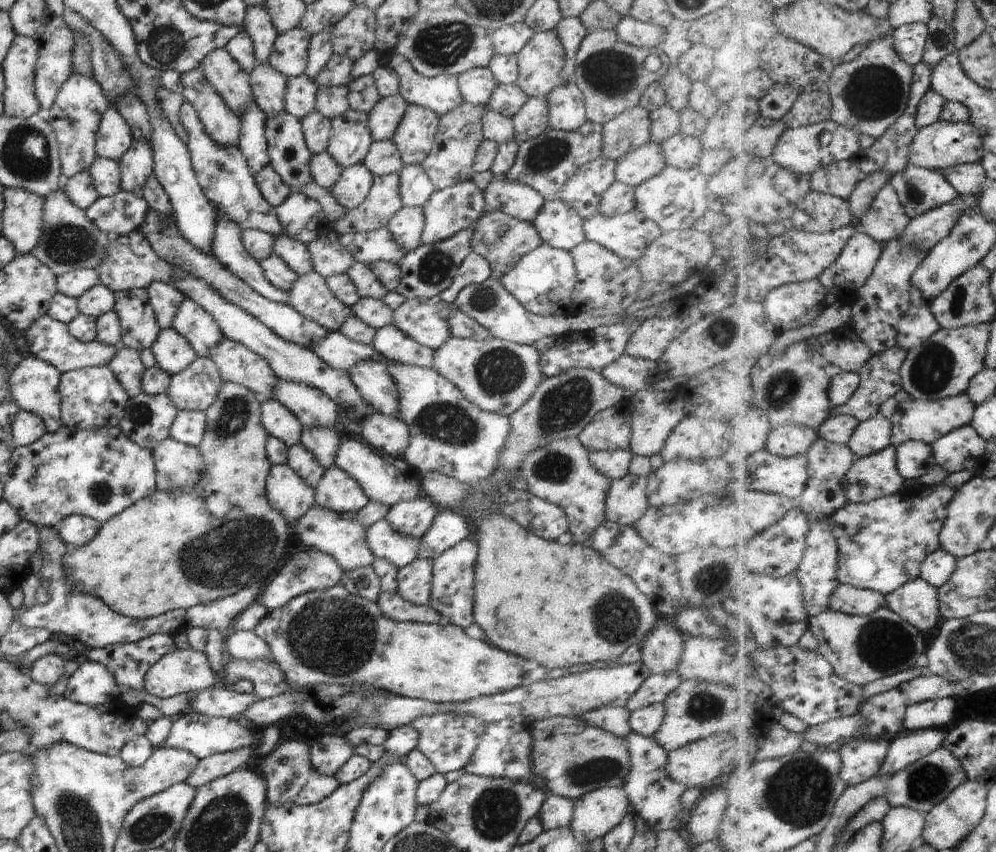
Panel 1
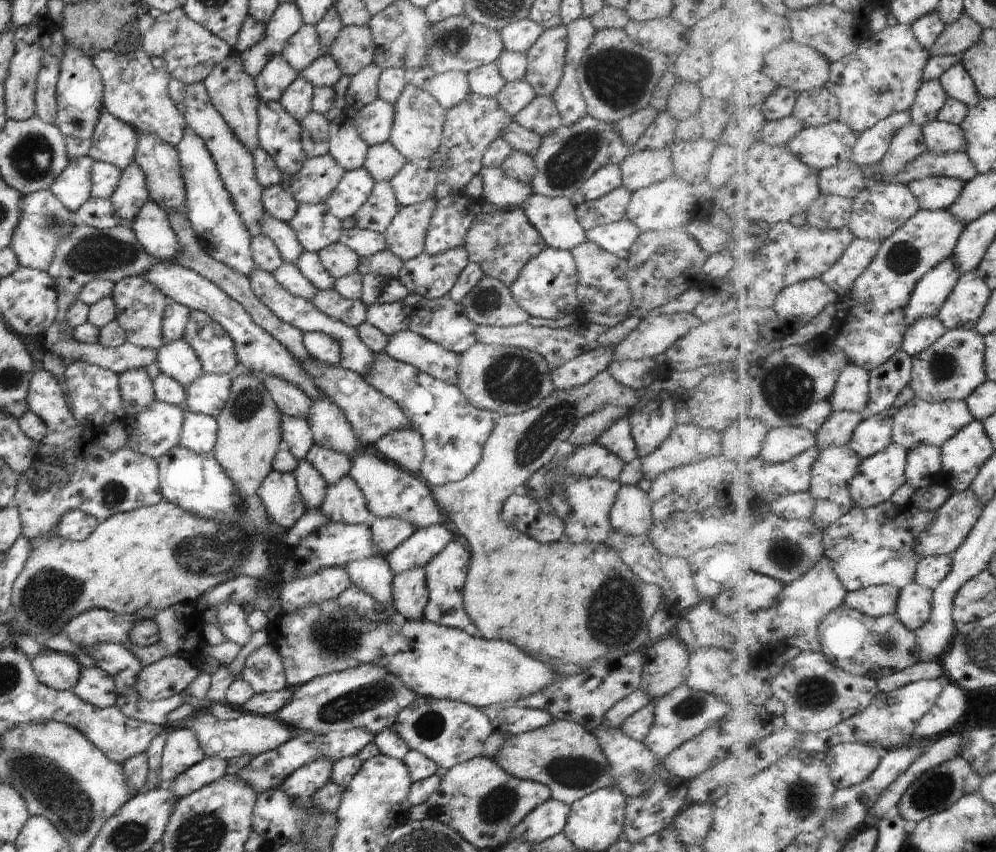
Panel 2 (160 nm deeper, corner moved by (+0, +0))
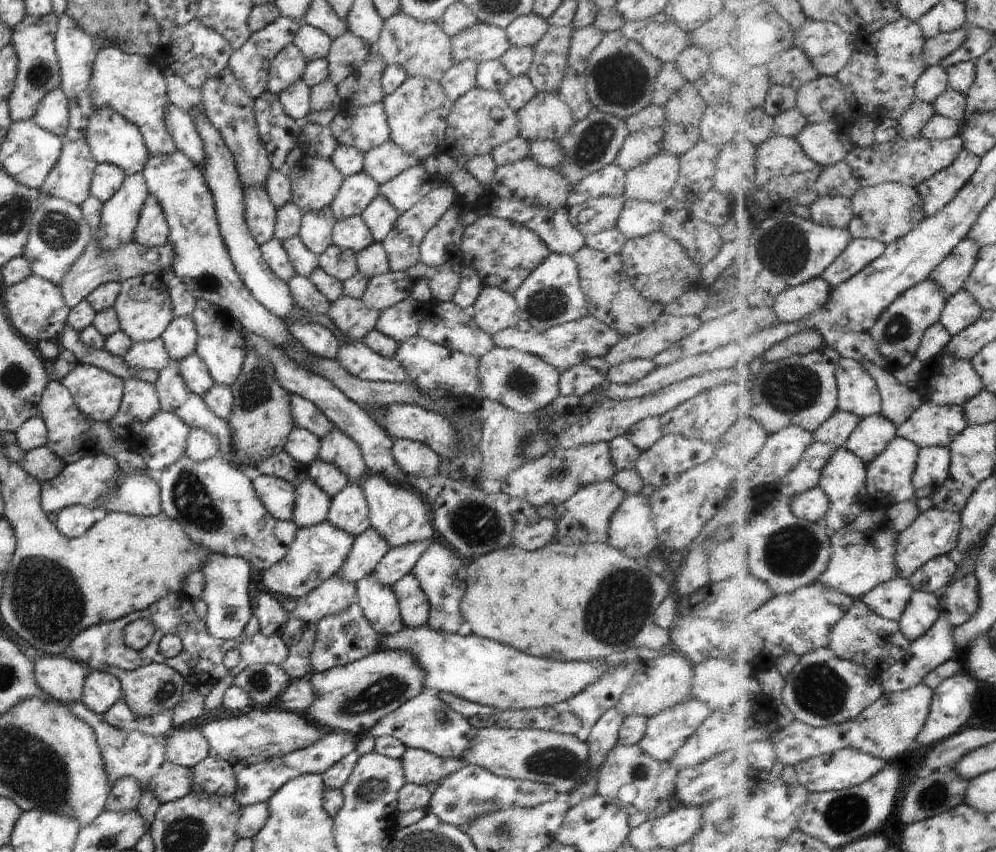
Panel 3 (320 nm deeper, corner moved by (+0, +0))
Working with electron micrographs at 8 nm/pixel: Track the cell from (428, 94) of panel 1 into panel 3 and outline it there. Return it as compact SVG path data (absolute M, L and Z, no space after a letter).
M470 60L456 62L446 70L439 84L451 103L477 87L476 72L477 64Z

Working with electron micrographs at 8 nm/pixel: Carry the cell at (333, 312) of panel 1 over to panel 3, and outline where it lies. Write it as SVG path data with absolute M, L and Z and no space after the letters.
M343 295L330 302L327 316L342 334L354 341L362 341L370 330L375 330L379 312L366 306L362 299Z

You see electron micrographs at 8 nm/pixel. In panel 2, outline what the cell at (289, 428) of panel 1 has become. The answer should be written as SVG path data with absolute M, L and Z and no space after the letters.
M282 415L280 426L283 447L287 448L298 460L305 459L314 444L310 424L304 419Z

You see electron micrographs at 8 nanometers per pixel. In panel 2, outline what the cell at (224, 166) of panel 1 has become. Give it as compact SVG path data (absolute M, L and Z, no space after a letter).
M267 212L261 221L261 232L274 242L286 263L296 264L299 256L305 251L292 227L284 221L271 217Z

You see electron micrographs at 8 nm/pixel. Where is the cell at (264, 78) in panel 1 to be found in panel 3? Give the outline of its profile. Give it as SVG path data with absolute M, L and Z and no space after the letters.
M293 43L284 48L270 62L267 91L278 95L294 85L294 82L301 81L306 64L302 52Z

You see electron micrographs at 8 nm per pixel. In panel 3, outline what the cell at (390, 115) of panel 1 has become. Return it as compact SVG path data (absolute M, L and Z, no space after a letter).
M382 102L362 107L342 104L340 108L334 122L329 126L338 145L353 146L366 153L391 141Z

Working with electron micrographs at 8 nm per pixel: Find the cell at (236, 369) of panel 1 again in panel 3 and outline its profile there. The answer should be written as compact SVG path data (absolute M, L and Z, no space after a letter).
M291 393L288 400L295 426L316 434L318 439L324 438L334 428L335 425L312 402Z

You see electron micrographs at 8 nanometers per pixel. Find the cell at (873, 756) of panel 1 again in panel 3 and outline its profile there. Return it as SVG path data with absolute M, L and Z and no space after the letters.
M850 748L839 750L834 754L811 758L796 766L798 778L810 791L841 791L850 787L857 787L877 776L890 762L886 759L866 754L864 751Z

